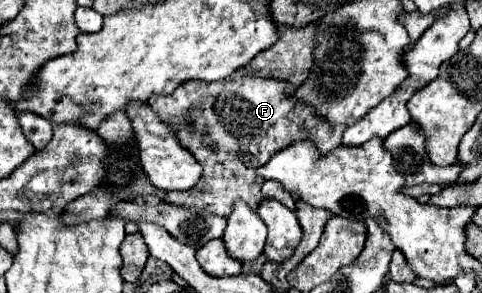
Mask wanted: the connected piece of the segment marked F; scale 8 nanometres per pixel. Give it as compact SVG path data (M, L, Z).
M241 77L237 81L213 81L213 83L189 81L189 83L183 83L181 87L177 87L175 93L171 93L171 95L153 95L149 99L151 109L163 119L163 123L167 123L169 127L173 127L177 131L181 145L187 147L195 155L199 165L203 167L201 181L195 187L191 187L189 191L185 191L181 195L169 193L165 197L165 203L171 203L177 207L207 209L209 213L227 219L233 211L231 207L233 207L235 199L243 199L251 209L257 209L259 203L265 199L261 195L263 179L257 175L257 169L261 165L265 165L277 151L281 151L301 139L313 141L315 147L319 149L319 153L329 153L331 149L339 147L345 125L337 125L337 127L329 125L327 121L315 117L313 109L307 105L299 105L299 109L295 109L293 93L295 93L295 87L291 87L285 81L261 79L261 77Z

